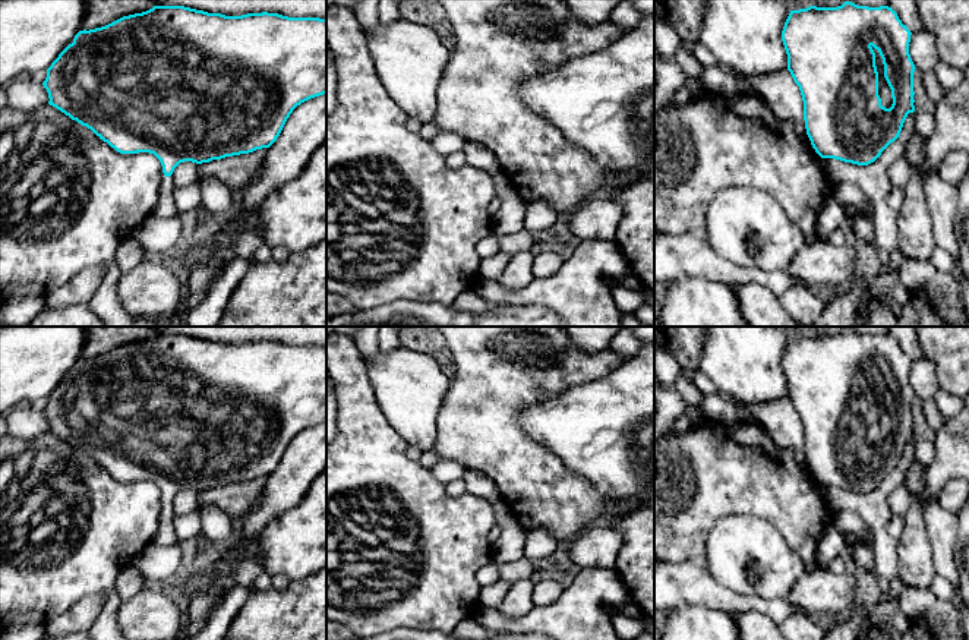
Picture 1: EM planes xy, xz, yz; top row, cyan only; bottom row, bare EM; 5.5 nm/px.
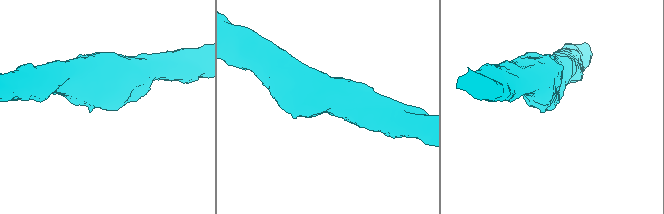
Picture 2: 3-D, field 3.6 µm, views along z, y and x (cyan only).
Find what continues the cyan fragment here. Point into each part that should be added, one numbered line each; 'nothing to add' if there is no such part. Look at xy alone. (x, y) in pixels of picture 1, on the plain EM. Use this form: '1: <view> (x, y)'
1: xy (166, 536)

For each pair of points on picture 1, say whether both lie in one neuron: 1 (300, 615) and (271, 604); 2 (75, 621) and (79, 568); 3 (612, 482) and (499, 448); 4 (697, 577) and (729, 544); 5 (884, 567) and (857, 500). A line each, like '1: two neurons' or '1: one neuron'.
1: one neuron
2: two neurons
3: two neurons
4: two neurons
5: one neuron

